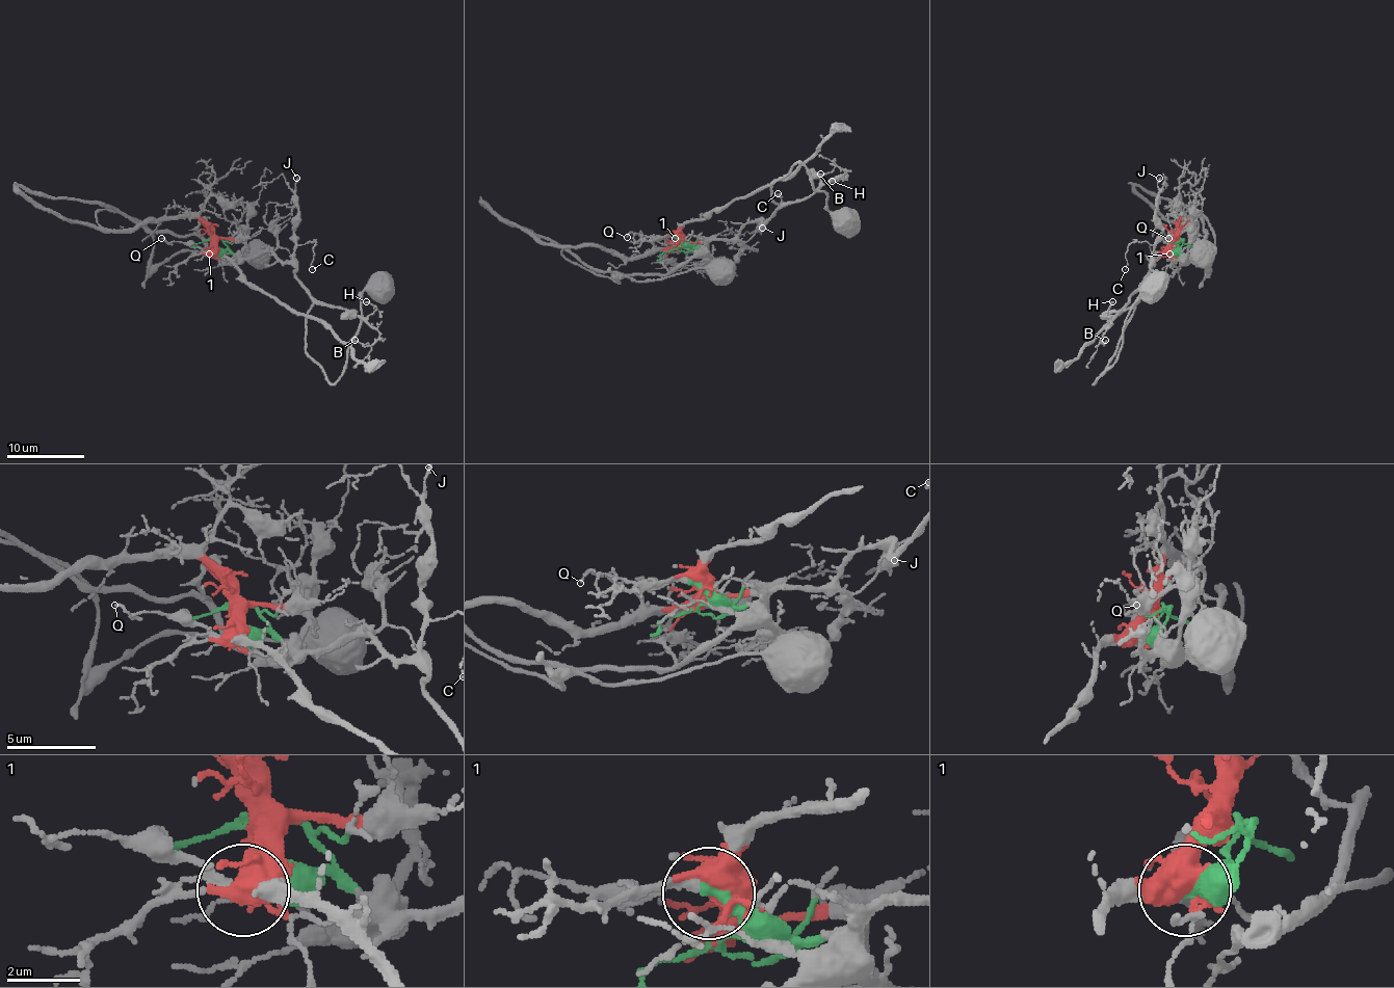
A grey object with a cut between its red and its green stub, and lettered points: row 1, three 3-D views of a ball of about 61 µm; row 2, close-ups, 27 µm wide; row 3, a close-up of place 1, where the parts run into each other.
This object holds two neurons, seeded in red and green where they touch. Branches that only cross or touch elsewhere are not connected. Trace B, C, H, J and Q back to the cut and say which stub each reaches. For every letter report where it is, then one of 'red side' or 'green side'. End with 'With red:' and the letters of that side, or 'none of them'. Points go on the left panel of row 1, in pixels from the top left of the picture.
B: at (354, 340); green side
C: at (312, 269); green side
H: at (366, 301); green side
J: at (296, 178); green side
Q: at (161, 238); green side
With red: none of them

